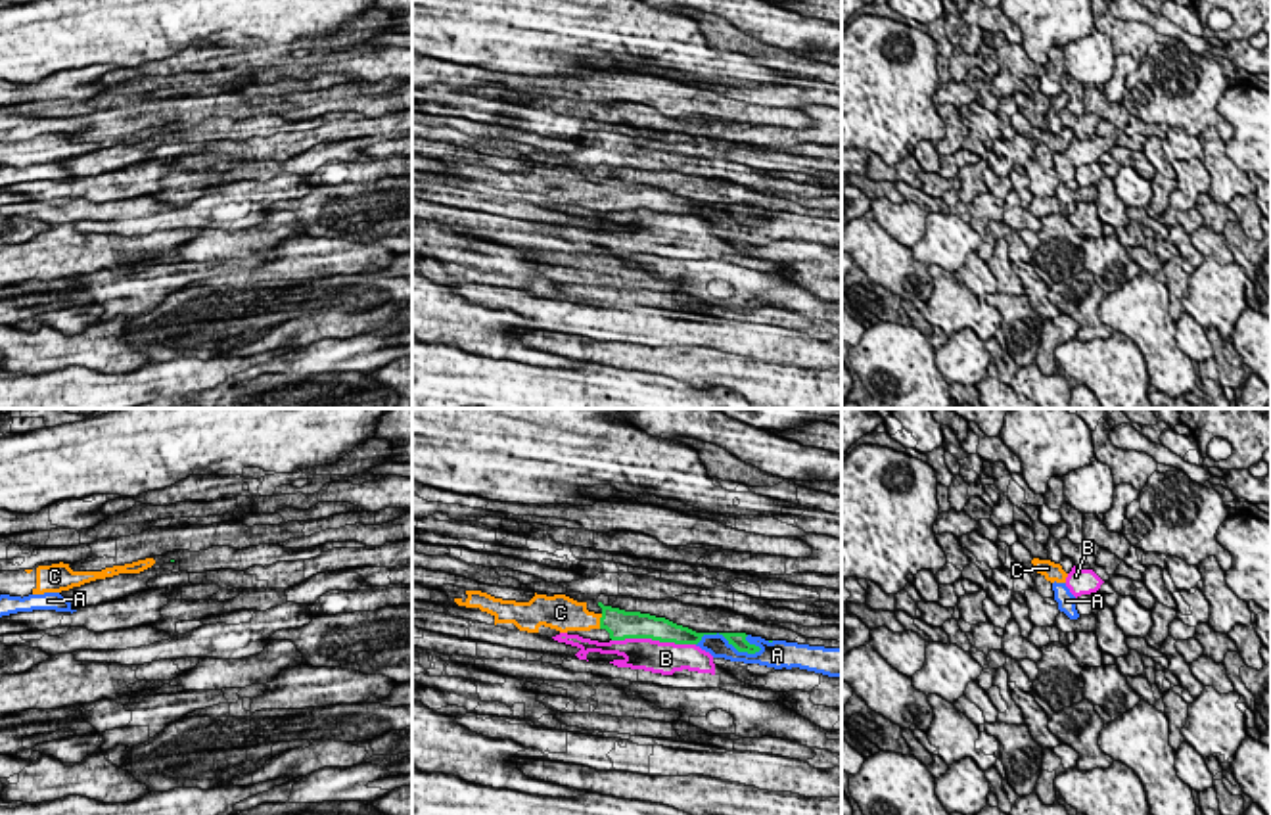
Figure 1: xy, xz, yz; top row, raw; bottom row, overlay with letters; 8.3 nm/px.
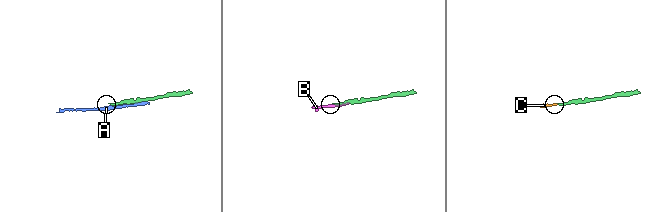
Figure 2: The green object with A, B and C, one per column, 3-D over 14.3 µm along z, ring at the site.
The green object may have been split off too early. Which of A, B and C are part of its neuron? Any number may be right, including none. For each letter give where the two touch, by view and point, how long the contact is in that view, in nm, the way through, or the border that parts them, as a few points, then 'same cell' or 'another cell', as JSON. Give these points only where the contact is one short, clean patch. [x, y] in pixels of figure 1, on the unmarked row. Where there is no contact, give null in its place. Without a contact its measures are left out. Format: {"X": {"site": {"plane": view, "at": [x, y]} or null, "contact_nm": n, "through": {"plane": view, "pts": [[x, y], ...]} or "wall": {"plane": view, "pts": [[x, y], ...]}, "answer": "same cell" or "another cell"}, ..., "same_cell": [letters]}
{"A": {"site": {"plane": "xz", "at": [729, 211]}, "contact_nm": 550, "answer": "another cell"}, "B": {"site": {"plane": "xz", "at": [654, 209]}, "contact_nm": 700, "answer": "another cell"}, "C": {"site": {"plane": "xz", "at": [600, 192]}, "contact_nm": 130, "through": {"plane": "xz", "pts": [[620, 194], [600, 192], [572, 186]]}, "answer": "same cell"}, "same_cell": ["C"]}

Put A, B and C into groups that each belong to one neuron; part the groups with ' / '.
A / B / C

